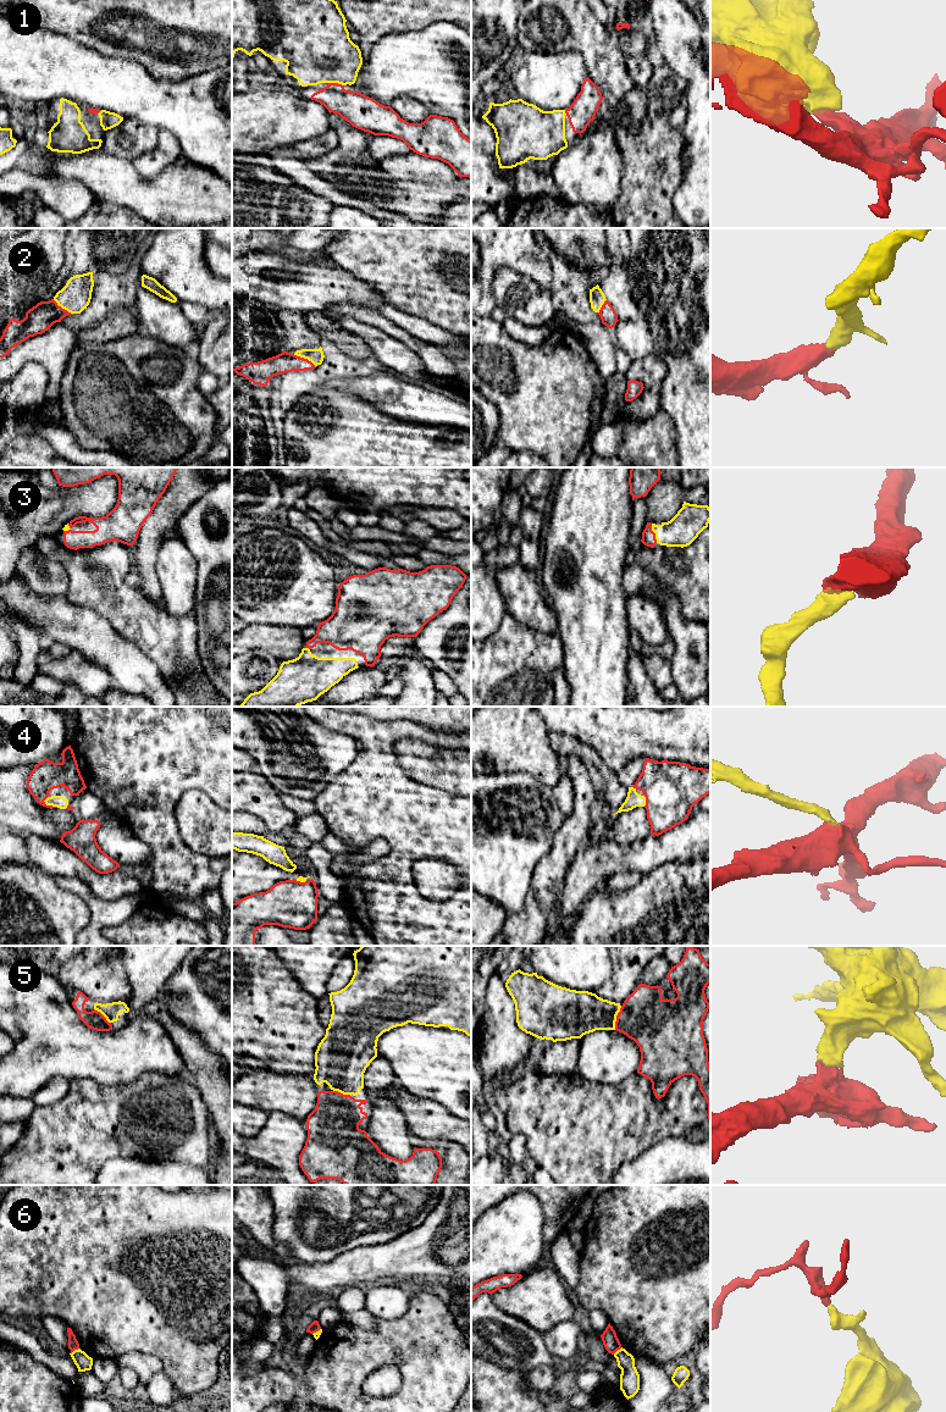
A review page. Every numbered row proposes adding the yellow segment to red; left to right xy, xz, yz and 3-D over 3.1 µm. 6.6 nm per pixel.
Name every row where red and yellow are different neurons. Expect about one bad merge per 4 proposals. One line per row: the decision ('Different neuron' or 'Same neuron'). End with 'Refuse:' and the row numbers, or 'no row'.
1: Same neuron
2: Same neuron
3: Same neuron
4: Same neuron
5: Same neuron
6: Different neuron
Refuse: 6

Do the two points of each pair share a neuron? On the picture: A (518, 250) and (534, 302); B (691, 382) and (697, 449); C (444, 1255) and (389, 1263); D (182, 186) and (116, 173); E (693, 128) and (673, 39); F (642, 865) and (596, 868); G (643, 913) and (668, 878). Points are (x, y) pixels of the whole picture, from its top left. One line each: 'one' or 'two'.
A: two
B: one
C: one
D: one
E: one
F: one
G: one

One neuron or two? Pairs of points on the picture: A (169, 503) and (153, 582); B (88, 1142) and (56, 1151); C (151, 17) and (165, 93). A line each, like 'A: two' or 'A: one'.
A: one
B: one
C: two

